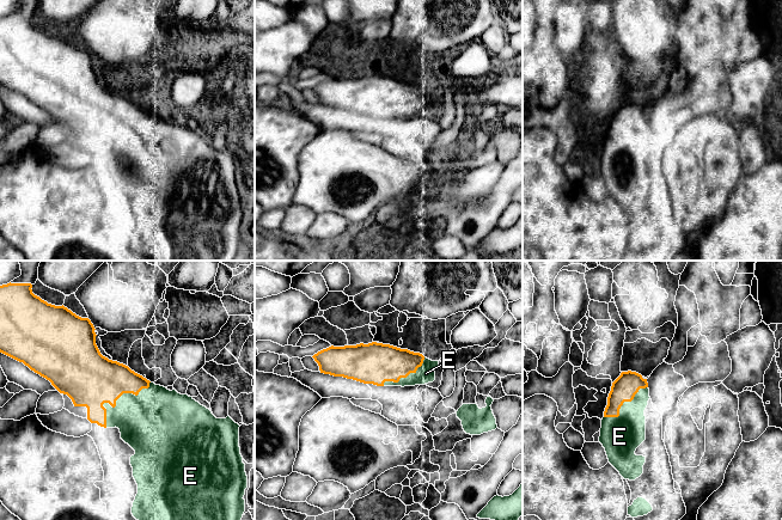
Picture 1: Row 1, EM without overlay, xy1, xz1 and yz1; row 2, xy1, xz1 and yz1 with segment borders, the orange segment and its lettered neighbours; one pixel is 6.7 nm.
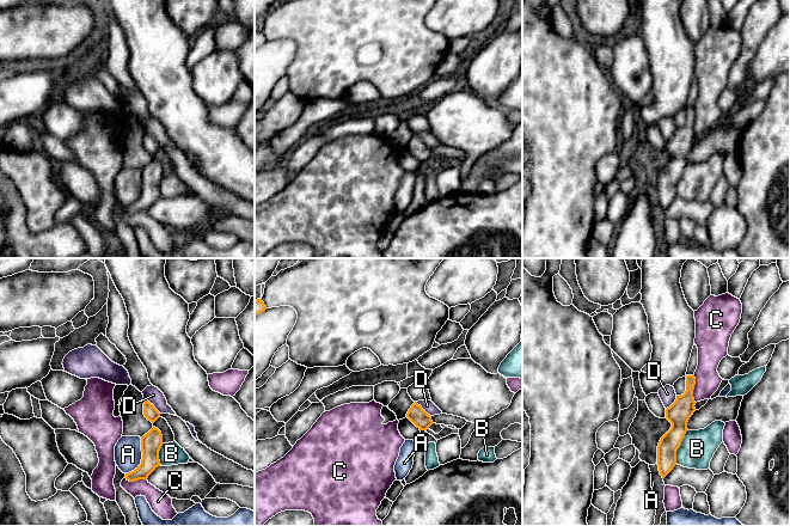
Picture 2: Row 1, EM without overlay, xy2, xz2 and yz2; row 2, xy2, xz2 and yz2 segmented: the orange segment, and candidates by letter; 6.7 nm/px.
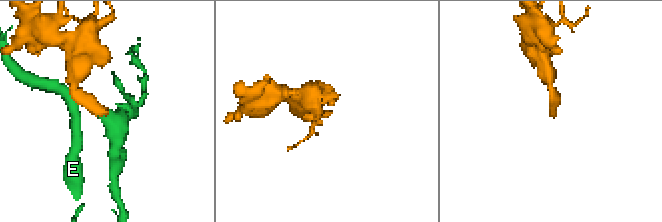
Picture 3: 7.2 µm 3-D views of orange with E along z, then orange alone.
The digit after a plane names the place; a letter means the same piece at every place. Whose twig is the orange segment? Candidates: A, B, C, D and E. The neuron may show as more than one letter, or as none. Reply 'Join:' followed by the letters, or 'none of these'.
Join: E

